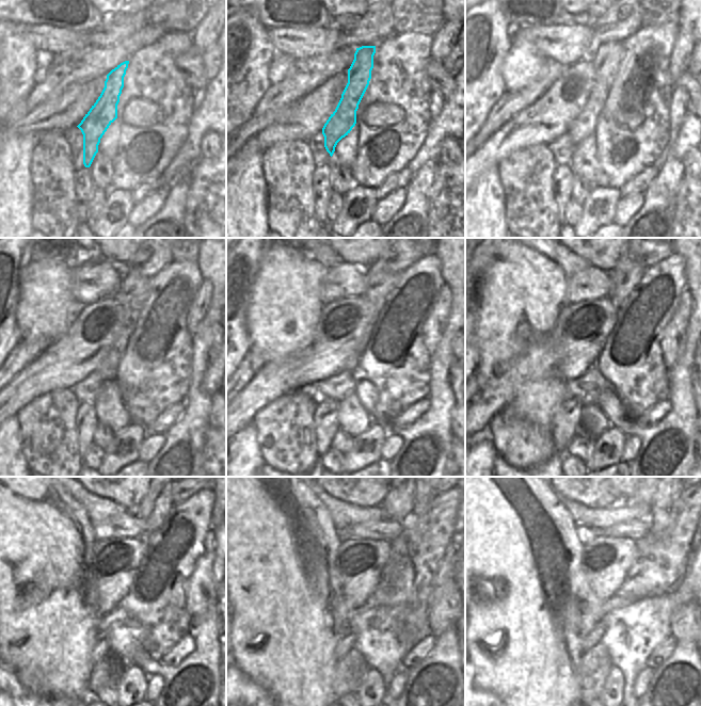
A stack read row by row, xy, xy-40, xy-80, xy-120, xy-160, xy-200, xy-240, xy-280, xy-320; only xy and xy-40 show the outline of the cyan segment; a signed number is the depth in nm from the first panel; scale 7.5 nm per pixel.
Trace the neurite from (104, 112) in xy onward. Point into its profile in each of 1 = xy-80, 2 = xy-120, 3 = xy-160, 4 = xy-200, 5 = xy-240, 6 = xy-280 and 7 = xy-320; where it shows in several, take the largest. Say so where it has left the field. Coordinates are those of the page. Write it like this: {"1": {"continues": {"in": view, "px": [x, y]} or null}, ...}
{"1": {"continues": {"in": "xy-80", "px": [605, 58]}}, "2": {"continues": {"in": "xy-120", "px": [132, 292]}}, "3": {"continues": {"in": "xy-160", "px": [380, 282]}}, "4": {"continues": {"in": "xy-200", "px": [627, 272]}}, "5": {"continues": {"in": "xy-240", "px": [156, 506]}}, "6": {"continues": {"in": "xy-280", "px": [398, 502]}}, "7": {"continues": {"in": "xy-320", "px": [636, 498]}}}

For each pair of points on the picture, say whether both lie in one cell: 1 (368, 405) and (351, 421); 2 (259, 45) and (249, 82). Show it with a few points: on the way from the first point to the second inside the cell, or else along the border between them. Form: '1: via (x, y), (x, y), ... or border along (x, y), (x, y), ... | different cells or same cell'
1: border along (353, 391), (371, 421) | different cells
2: via (250, 54), (249, 73) | same cell

